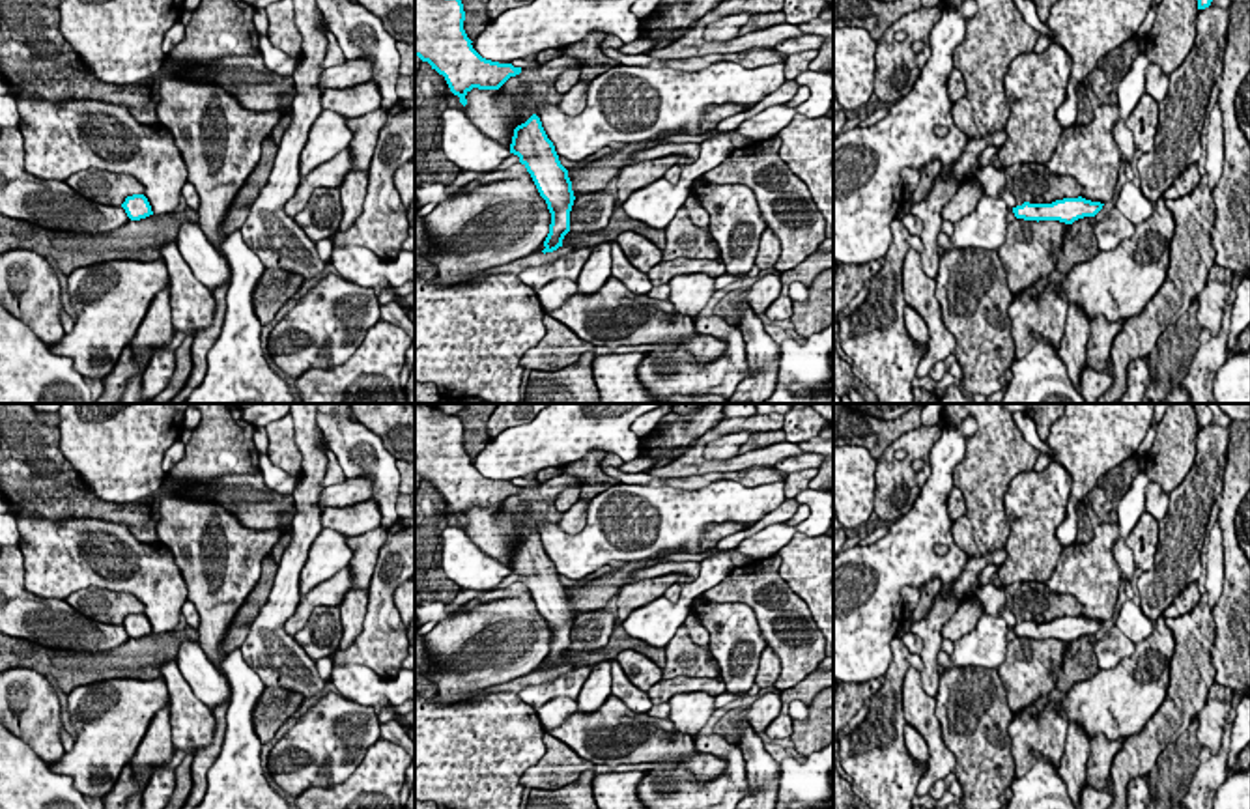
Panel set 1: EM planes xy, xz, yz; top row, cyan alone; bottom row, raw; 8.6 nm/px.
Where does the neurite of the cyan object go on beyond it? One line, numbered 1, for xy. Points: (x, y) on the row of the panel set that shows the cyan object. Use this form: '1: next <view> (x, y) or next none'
1: next none

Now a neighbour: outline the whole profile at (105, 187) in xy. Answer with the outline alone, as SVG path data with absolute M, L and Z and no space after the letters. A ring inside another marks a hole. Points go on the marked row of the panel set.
M99 168L77 172L65 183L80 196L105 206L121 206L127 196L144 194L144 185L127 174L114 174Z

